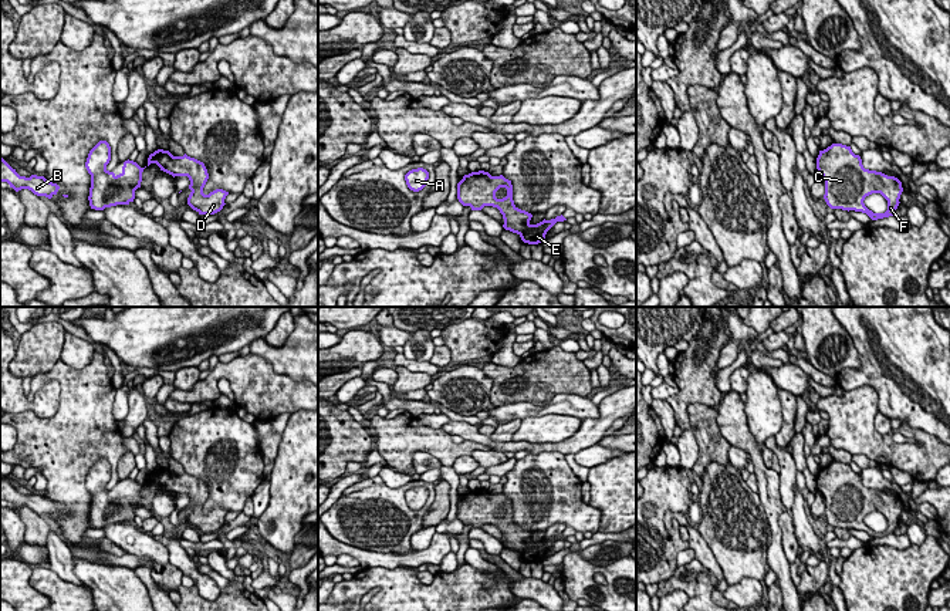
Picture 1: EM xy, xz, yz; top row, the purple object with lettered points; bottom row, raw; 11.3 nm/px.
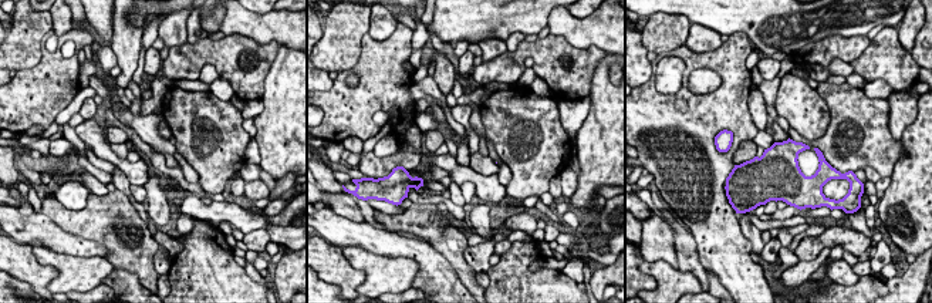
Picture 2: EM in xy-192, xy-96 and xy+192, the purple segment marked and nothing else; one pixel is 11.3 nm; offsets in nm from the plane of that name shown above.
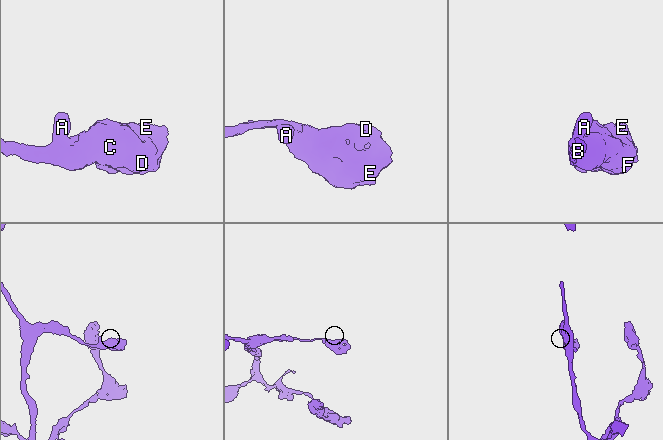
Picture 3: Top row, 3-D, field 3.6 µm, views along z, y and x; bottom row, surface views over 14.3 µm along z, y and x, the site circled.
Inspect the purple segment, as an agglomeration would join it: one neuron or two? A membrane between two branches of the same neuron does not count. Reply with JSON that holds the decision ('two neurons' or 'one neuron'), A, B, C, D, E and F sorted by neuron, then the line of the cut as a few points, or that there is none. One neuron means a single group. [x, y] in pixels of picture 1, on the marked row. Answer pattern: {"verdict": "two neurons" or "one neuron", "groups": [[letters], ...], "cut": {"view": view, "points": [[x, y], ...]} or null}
{"verdict": "one neuron", "groups": [["A", "B", "C", "D", "E", "F"]], "cut": null}

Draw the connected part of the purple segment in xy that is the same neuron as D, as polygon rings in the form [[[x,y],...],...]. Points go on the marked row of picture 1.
[[[158,149],[148,158],[148,165],[156,163],[160,171],[175,176],[187,176],[192,190],[187,198],[187,205],[199,215],[214,215],[223,209],[224,199],[229,192],[216,189],[209,195],[203,193],[203,188],[209,179],[207,169],[203,162],[187,156],[173,156],[169,151]]]

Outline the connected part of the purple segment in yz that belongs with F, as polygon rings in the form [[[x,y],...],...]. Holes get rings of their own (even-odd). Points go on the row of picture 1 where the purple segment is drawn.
[[[832,144],[819,151],[817,169],[825,180],[824,199],[831,209],[866,213],[872,220],[893,216],[903,192],[902,182],[895,176],[865,169],[859,155],[851,146]],[[880,193],[888,200],[885,213],[873,213],[863,200]]]

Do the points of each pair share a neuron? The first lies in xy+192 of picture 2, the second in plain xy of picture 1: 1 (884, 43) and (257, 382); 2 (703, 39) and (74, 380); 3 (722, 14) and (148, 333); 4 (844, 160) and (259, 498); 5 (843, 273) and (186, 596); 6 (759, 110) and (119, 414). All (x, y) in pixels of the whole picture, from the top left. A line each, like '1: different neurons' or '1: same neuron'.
1: same neuron
2: different neurons
3: same neuron
4: different neurons
5: different neurons
6: different neurons

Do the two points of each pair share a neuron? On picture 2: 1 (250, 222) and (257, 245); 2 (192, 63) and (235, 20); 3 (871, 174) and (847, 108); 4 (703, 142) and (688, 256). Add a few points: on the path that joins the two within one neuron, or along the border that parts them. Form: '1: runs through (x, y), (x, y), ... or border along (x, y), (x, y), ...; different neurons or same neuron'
1: border along (245, 235), (264, 228), (272, 239); different neurons
2: border along (225, 34), (245, 34), (257, 43); different neurons
3: border along (863, 168), (871, 167), (881, 177); different neurons
4: border along (689, 232), (702, 265); different neurons

